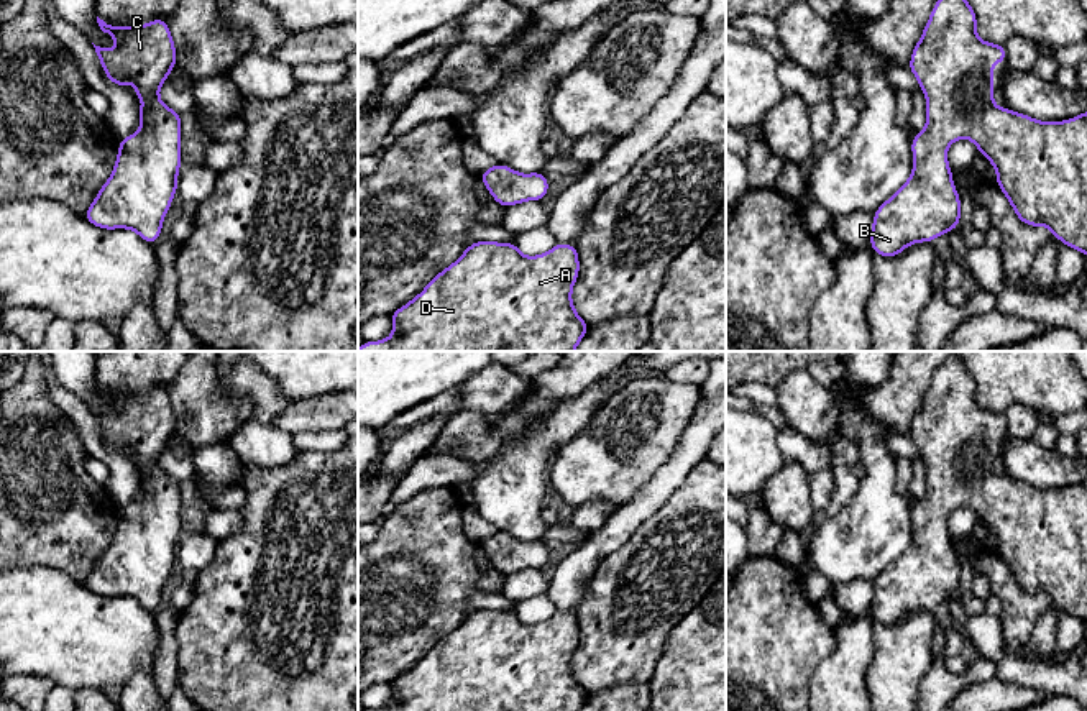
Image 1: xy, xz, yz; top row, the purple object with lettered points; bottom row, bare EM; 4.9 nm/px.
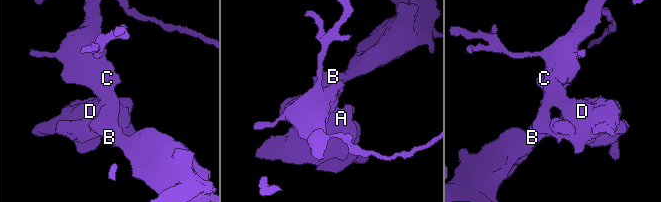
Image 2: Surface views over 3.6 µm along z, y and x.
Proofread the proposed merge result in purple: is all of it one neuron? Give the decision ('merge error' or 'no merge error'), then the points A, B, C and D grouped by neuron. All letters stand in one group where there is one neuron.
no merge error; groups A B C D

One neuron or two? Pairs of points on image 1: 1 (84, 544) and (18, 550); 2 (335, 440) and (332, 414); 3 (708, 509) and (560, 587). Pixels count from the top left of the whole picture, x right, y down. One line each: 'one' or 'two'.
1: one
2: two
3: two

